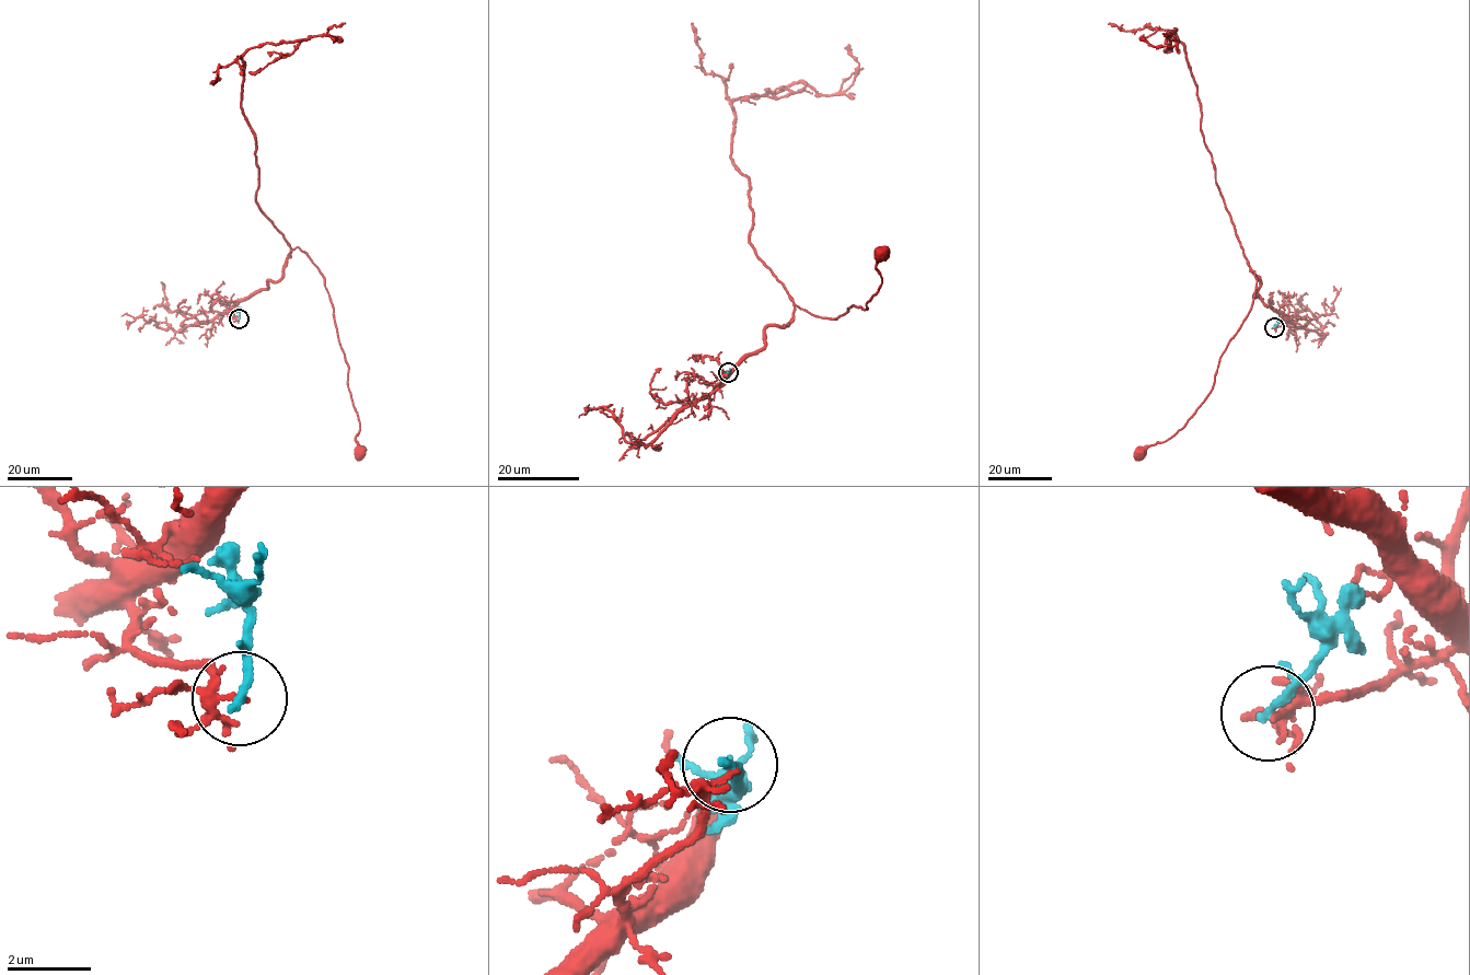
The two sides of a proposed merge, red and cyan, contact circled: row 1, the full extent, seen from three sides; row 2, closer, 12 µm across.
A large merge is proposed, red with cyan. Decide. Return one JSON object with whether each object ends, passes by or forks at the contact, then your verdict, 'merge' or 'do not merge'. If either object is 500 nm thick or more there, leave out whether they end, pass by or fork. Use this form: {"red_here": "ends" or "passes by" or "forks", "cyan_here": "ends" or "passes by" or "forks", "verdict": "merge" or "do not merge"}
{"red_here": "forks", "cyan_here": "ends", "verdict": "do not merge"}

